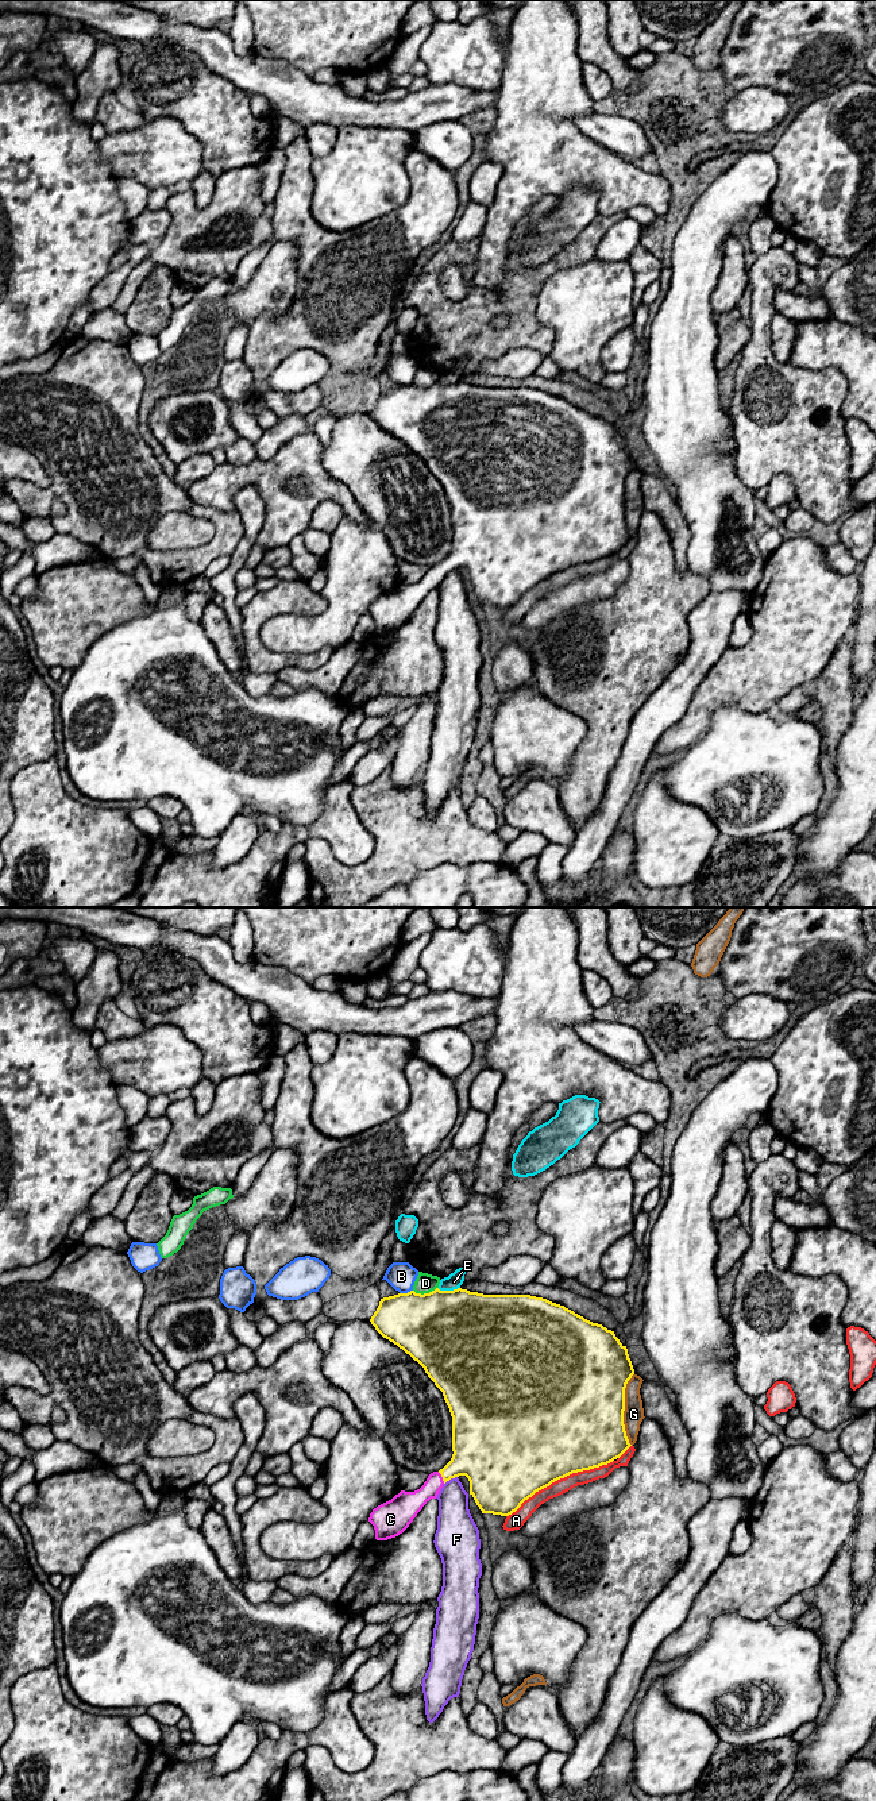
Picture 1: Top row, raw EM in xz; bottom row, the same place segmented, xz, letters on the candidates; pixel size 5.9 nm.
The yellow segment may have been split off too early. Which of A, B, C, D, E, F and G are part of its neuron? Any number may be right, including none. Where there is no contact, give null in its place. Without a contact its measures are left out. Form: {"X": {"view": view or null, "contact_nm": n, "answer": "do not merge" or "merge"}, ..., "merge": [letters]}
{"A": {"view": "xz", "contact_nm": 700, "answer": "do not merge"}, "B": {"view": "xz", "contact_nm": 80, "answer": "do not merge"}, "C": {"view": "xz", "contact_nm": 80, "answer": "merge"}, "D": {"view": "xz", "contact_nm": 150, "answer": "do not merge"}, "E": {"view": "xz", "contact_nm": 140, "answer": "do not merge"}, "F": {"view": "xz", "contact_nm": 90, "answer": "do not merge"}, "G": {"view": "xz", "contact_nm": 440, "answer": "do not merge"}, "merge": ["C"]}

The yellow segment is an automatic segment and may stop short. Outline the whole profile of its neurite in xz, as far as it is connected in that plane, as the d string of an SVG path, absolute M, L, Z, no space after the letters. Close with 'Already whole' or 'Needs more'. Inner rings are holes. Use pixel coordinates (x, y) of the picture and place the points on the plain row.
M436 381L435 383L424 387L410 383L408 386L398 386L381 392L370 414L383 431L397 437L417 454L424 460L428 470L443 485L452 509L454 544L451 554L439 564L431 566L420 582L414 585L401 583L391 593L373 602L368 614L374 618L377 633L387 633L402 626L422 599L431 591L436 591L443 578L451 571L459 568L466 568L468 571L470 587L474 590L482 606L509 609L516 605L525 593L532 590L536 585L549 579L552 575L572 566L607 558L620 551L632 539L626 529L624 517L625 481L634 467L628 441L620 435L614 424L584 412L564 398L530 387L483 387L462 381L454 383L440 383Z. Needs more

